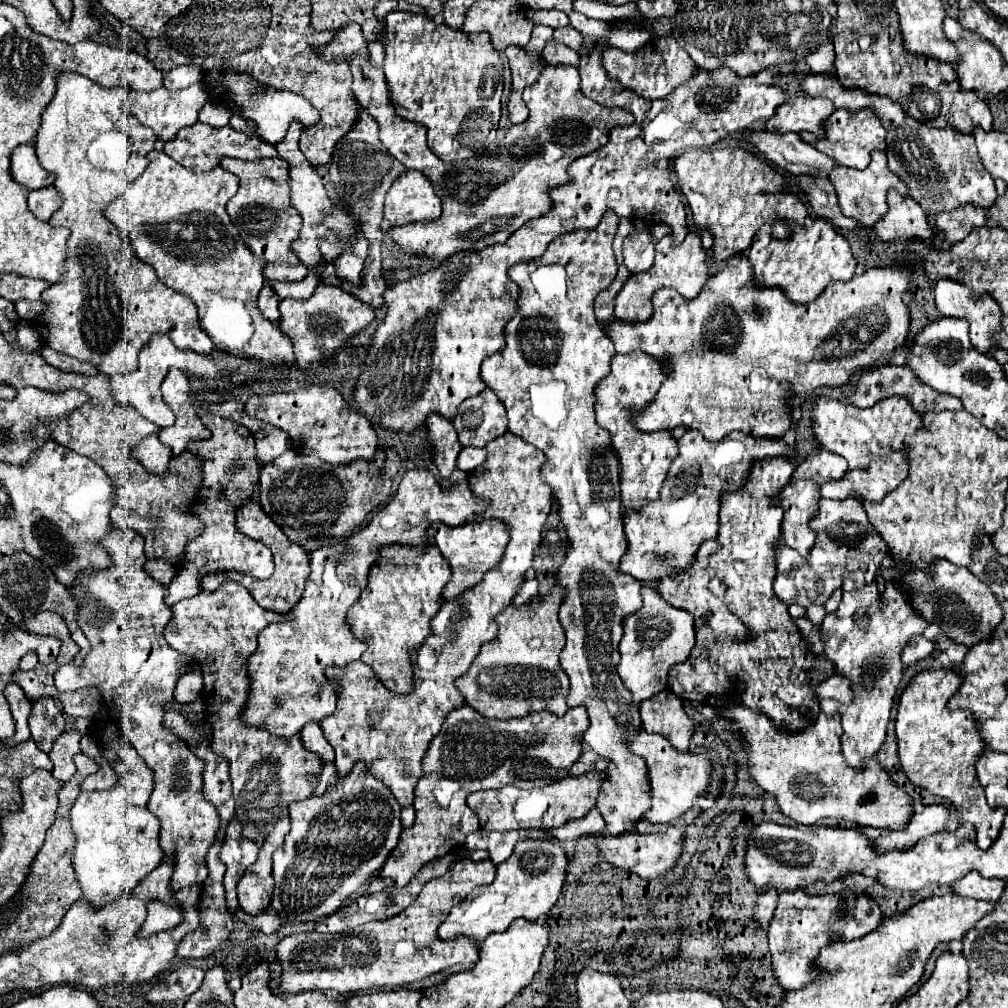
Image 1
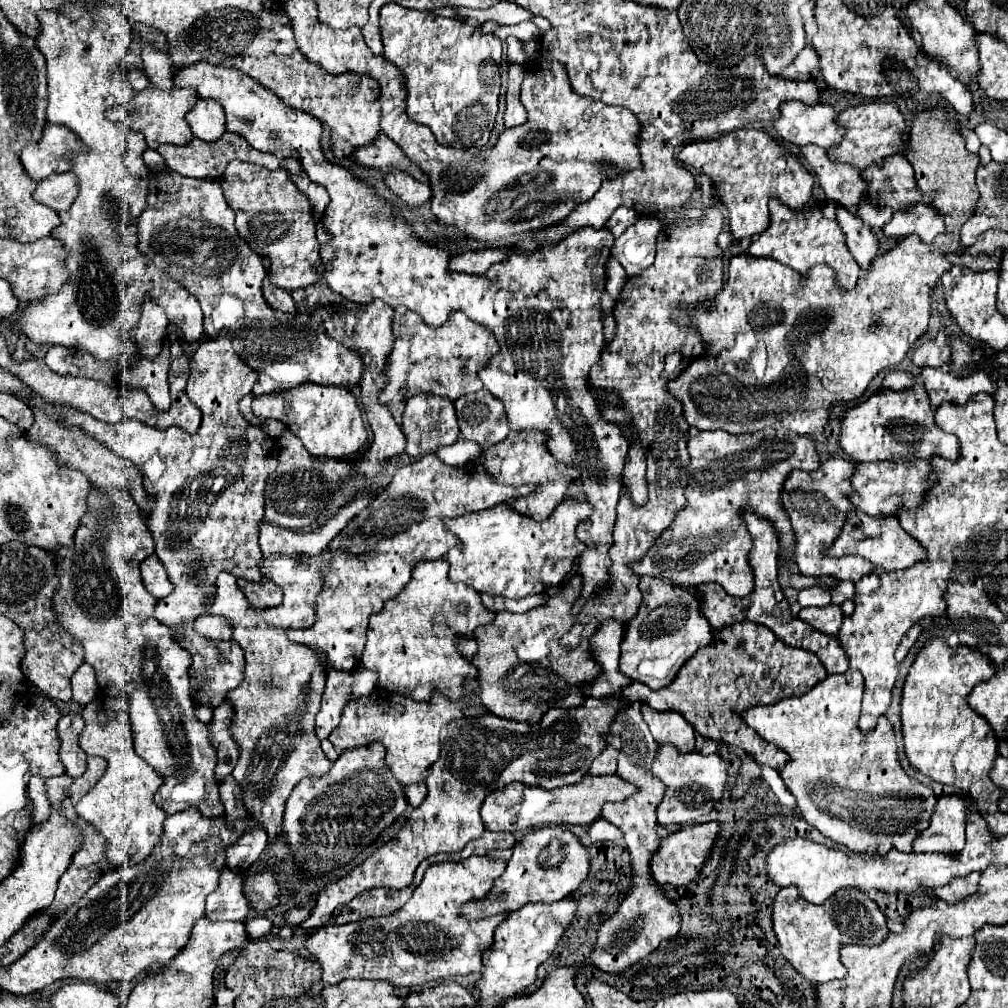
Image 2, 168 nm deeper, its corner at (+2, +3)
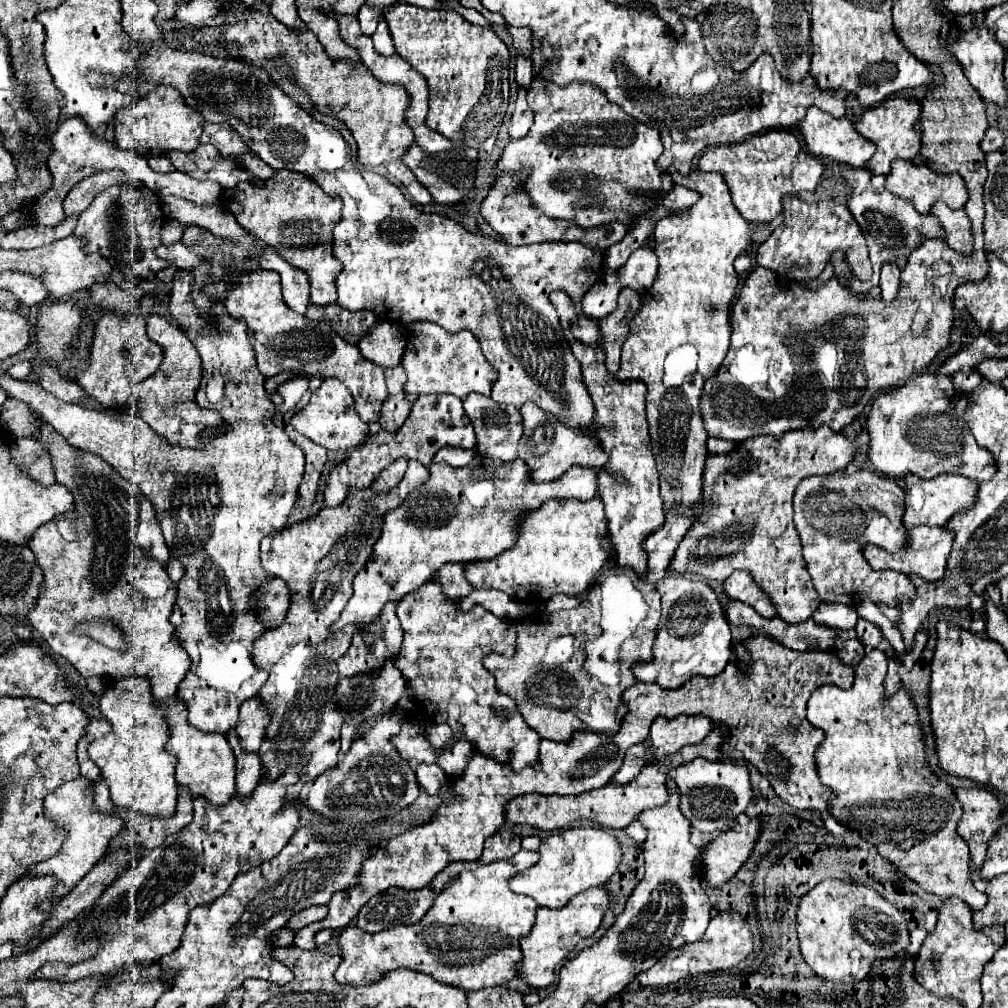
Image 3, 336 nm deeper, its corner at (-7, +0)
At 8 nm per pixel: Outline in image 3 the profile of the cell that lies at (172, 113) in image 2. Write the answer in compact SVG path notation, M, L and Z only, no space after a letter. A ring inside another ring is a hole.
M156 86L136 104L118 110L114 116L114 140L120 148L138 152L146 158L164 156L172 150L192 152L198 146L198 138L202 134L204 118L194 108L182 104L182 94L172 86Z

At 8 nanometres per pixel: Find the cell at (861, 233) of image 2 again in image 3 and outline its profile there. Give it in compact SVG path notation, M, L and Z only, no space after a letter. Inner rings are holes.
M884 264L880 274L880 288L882 288L882 300L892 302L898 294L900 286L900 268L896 264Z

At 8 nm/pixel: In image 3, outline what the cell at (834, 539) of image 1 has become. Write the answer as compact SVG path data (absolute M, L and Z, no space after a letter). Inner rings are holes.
M916 526L910 530L910 546L906 550L902 550L902 554L892 556L876 546L866 546L864 554L874 570L896 570L896 572L904 572L904 574L916 574L926 582L936 582L936 580L944 578L952 542L954 542L954 534L950 530L942 530L938 526Z

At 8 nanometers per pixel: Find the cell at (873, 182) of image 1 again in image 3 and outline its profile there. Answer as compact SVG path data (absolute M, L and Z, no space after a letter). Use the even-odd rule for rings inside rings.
M900 158L892 162L892 170L886 176L884 186L894 196L912 202L912 206L922 214L928 214L932 204L938 202L938 200L946 202L952 210L962 210L968 202L968 190L966 190L966 184L962 186L962 176L960 174L940 174L940 172L930 170L928 166L914 166L910 160L900 160Z

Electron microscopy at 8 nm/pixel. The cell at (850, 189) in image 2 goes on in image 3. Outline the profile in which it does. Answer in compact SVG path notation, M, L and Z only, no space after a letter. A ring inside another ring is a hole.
M842 166L842 174L846 178L846 182L852 188L848 206L850 212L854 214L854 218L858 220L864 236L866 236L866 244L870 250L870 260L872 260L872 268L874 268L874 276L872 280L878 278L880 268L884 262L906 262L910 252L914 252L914 230L924 238L940 238L946 240L946 232L942 228L942 224L938 222L938 218L934 218L934 214L920 214L914 210L914 206L890 192L886 192L884 188L884 176L874 174L870 170L858 170L852 166Z

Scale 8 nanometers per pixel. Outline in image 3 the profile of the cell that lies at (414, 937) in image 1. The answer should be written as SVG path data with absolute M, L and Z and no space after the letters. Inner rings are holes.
M520 850L512 862L494 862L480 866L476 870L468 870L460 878L456 878L434 902L434 906L428 910L426 918L414 926L392 926L390 930L382 930L382 934L366 934L358 926L348 926L340 934L340 950L344 956L344 962L336 970L336 980L342 984L370 984L382 978L382 974L396 970L396 968L410 968L424 974L434 976L442 984L450 984L462 990L484 990L492 986L504 986L510 980L518 978L518 966L522 962L522 950L520 950L520 938L526 936L536 918L538 904L528 898L514 894L508 888L508 880L534 864L538 864L538 850Z

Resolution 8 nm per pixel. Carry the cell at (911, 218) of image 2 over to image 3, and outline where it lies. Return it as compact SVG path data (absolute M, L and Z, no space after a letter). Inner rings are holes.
M942 201L936 202L932 208L931 213L942 218L942 226L946 230L946 244L952 250L970 254L972 252L972 222L966 216L964 210L952 212L950 208Z

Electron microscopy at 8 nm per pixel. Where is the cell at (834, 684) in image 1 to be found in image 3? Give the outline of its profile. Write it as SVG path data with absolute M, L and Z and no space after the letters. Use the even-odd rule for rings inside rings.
M874 648L858 664L856 682L850 690L842 690L834 684L824 684L816 688L808 698L808 720L826 732L826 740L816 750L816 760L820 780L836 794L834 802L830 802L830 812L840 822L858 830L858 834L868 840L868 844L876 846L880 856L892 862L910 880L918 882L926 892L940 898L956 896L964 900L972 910L980 910L986 906L988 896L976 890L970 882L970 850L966 840L956 832L958 822L962 820L962 806L948 782L936 776L932 778L932 770L924 754L924 734L918 710L908 690L902 686L894 696L884 696L886 664L888 654Z

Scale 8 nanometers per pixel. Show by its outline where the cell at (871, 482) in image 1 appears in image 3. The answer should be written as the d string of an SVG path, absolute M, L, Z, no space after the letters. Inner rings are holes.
M940 474L938 478L922 480L922 478L906 478L906 512L904 512L904 522L908 528L928 524L928 526L946 526L946 522L972 508L976 498L978 498L978 482L970 478L958 478L956 474Z

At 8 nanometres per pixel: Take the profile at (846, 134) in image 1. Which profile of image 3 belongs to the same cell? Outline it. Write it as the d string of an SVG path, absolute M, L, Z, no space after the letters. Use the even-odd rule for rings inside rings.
M886 98L882 100L878 106L866 110L860 118L860 122L856 124L856 130L870 142L876 144L876 154L872 156L872 160L866 164L866 168L870 168L876 174L888 174L890 172L890 162L898 156L904 160L914 158L920 152L920 114L922 114L922 106L912 100L912 98Z

